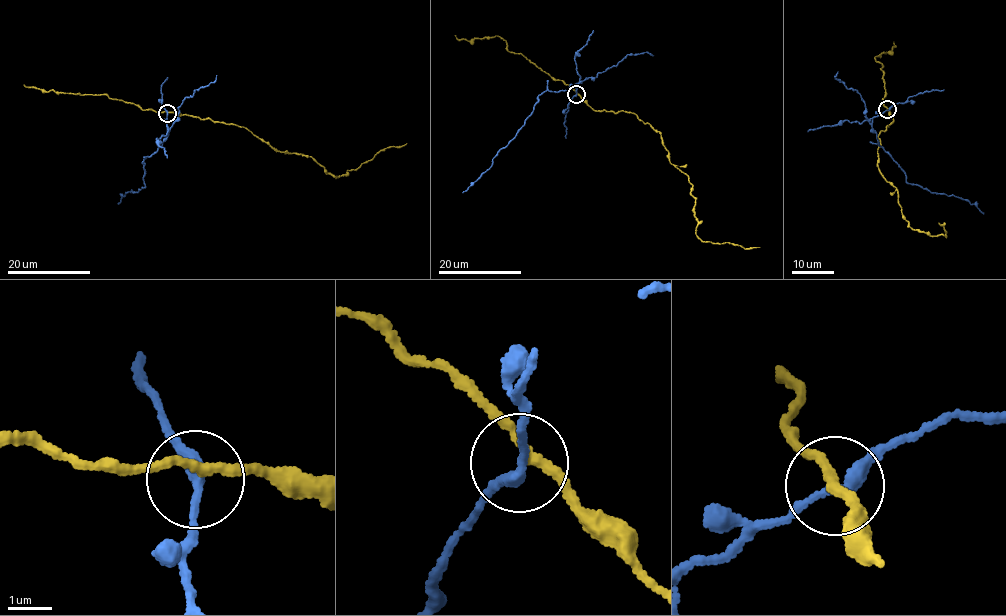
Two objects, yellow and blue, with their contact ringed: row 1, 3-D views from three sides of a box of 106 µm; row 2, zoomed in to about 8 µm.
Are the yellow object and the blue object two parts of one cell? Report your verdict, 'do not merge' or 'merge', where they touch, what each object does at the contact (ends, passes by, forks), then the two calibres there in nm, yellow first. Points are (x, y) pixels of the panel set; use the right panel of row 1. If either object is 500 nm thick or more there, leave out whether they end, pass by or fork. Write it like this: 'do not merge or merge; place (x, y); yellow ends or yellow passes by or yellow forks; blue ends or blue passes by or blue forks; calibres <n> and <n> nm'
do not merge; place (887, 109); yellow passes by; blue passes by; calibres 200 and 260 nm

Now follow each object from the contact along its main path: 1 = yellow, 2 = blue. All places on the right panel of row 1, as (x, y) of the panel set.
1: (887, 109), (893, 120), (879, 135), (877, 164), (895, 187), (910, 227), (945, 236), (944, 224), (939, 223)
2: (887, 109), (873, 119), (872, 130), (879, 145), (904, 172), (906, 181), (937, 194), (956, 196), (984, 214)

